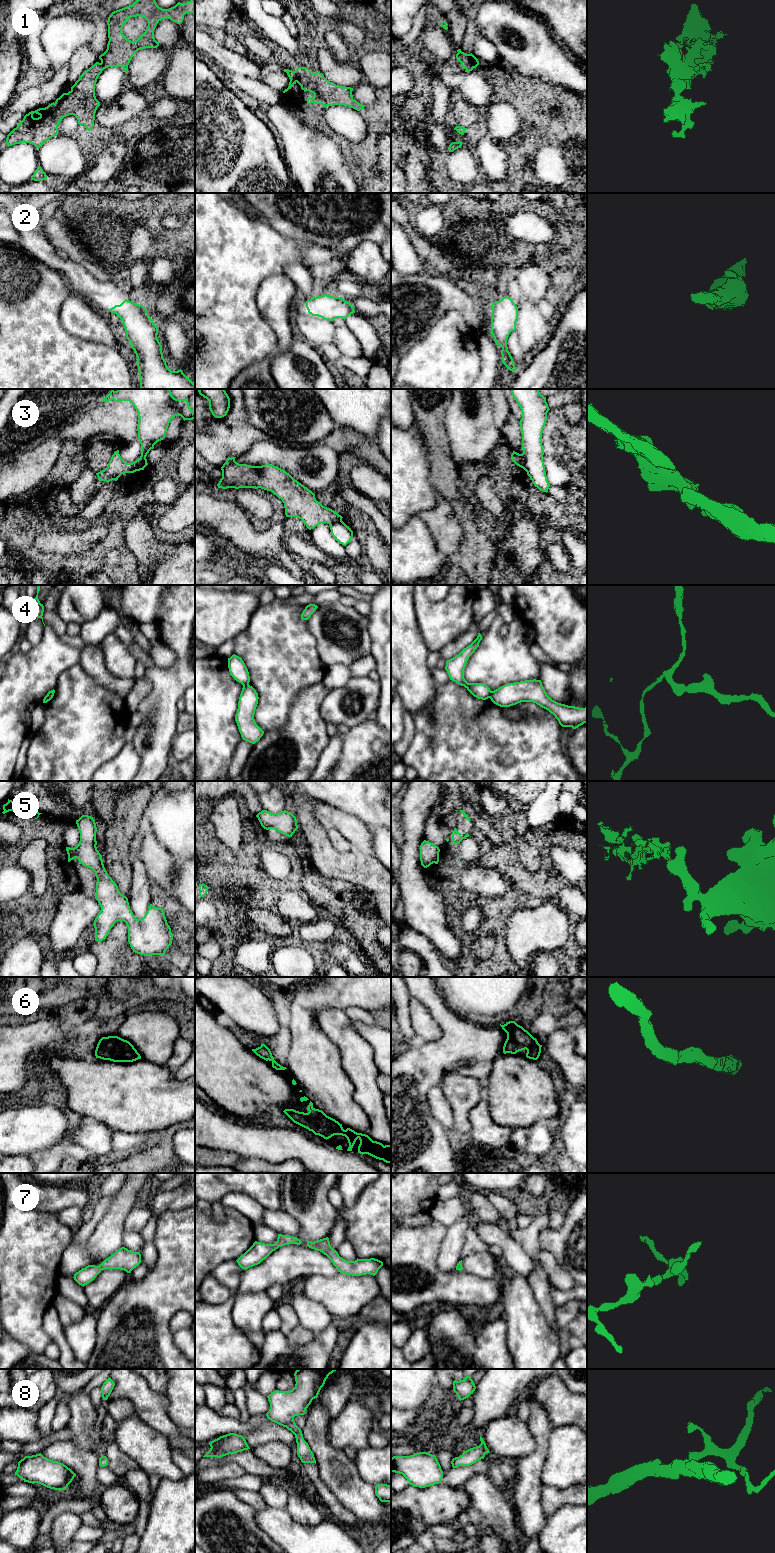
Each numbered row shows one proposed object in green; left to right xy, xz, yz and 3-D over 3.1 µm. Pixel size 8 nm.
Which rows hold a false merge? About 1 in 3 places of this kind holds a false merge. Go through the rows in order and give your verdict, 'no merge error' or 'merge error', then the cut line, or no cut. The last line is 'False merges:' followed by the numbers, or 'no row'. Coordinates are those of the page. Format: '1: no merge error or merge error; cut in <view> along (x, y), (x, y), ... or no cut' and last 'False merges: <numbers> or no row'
1: no merge error; no cut
2: no merge error; no cut
3: merge error; cut in xy along (140, 456), (142, 461), (136, 470)
4: merge error; cut in yz along (492, 691), (489, 697)
5: merge error; cut in yz along (438, 856), (434, 862)
6: no merge error; no cut
7: no merge error; no cut
8: no merge error; no cut
False merges: 3, 4, 5

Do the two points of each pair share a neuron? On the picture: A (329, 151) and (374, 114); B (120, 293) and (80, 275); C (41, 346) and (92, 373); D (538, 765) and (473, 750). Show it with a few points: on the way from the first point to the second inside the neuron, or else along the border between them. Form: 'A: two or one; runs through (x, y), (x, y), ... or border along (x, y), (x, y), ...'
A: two; border along (330, 135), (337, 143), (346, 166)
B: one; runs through (110, 293), (98, 293), (90, 285)
C: one; runs through (54, 359), (68, 373), (79, 373)
D: one; runs through (522, 765), (507, 763), (499, 755), (489, 755)

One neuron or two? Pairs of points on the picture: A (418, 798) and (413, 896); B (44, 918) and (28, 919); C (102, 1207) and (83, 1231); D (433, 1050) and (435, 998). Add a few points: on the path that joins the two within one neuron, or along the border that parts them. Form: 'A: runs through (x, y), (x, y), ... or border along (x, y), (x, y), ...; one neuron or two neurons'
A: runs through (413, 822), (412, 872); one neuron
B: runs through (40, 919), (32, 919); one neuron
C: runs through (98, 1213), (89, 1225); one neuron
D: runs through (446, 1037), (446, 1018), (439, 1011); one neuron

